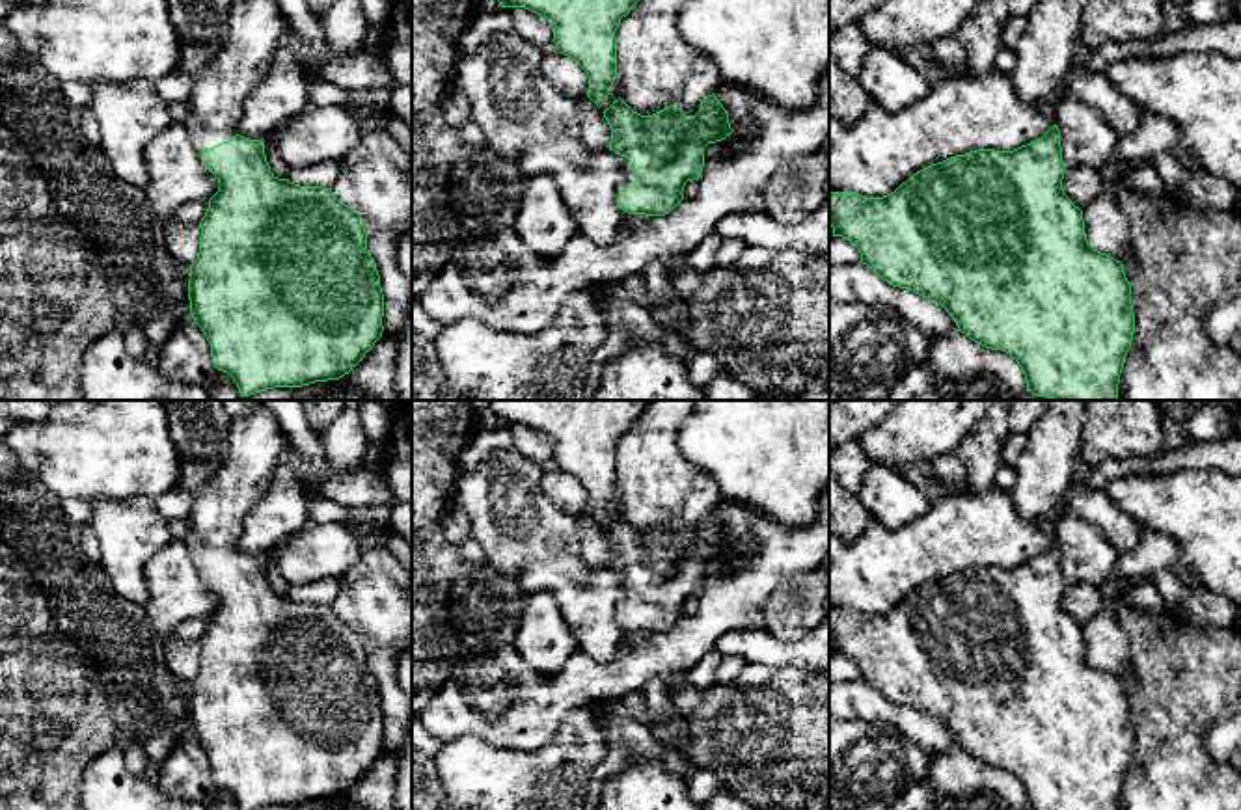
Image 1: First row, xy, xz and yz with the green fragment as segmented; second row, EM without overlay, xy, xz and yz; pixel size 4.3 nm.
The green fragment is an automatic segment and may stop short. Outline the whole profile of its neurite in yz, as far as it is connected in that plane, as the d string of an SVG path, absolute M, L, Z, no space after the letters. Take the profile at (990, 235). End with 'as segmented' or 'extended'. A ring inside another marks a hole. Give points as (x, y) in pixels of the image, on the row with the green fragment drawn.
M1053 125L1042 138L1014 151L956 155L913 173L883 197L829 192L829 225L833 236L850 240L861 263L883 281L945 307L958 331L1016 359L1027 389L1036 397L1118 400L1120 374L1135 333L1131 285L1124 264L1086 240L1083 210L1062 190L1066 166L1060 140Z; as segmented

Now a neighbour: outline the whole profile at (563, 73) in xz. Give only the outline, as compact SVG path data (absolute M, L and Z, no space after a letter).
M550 52L540 63L546 80L568 99L583 99L589 89L587 73L568 56Z

